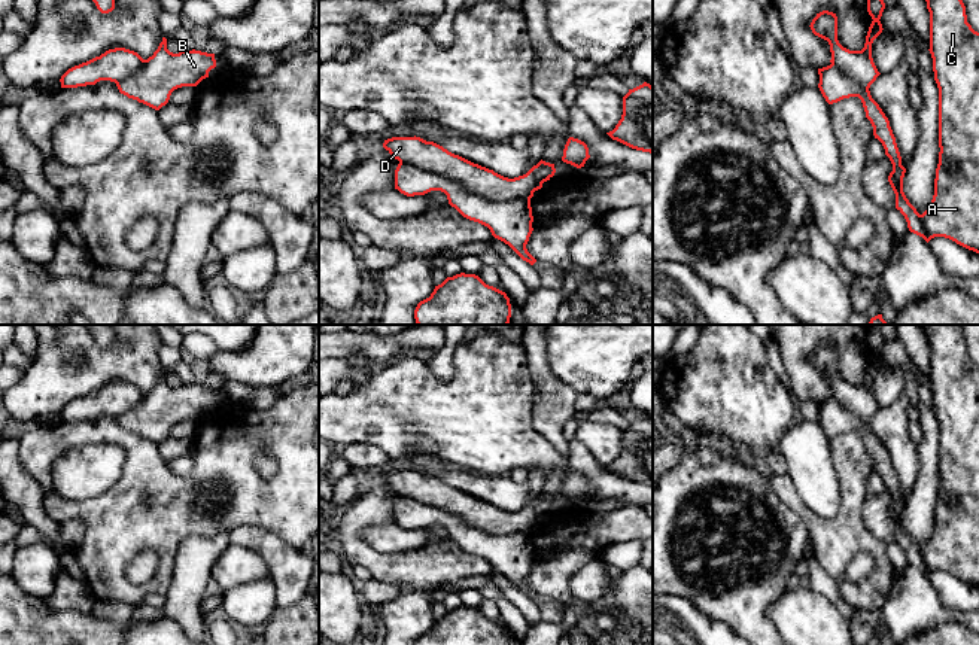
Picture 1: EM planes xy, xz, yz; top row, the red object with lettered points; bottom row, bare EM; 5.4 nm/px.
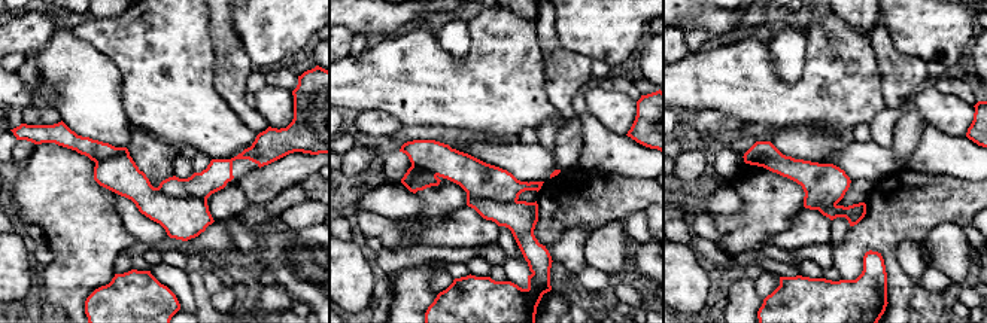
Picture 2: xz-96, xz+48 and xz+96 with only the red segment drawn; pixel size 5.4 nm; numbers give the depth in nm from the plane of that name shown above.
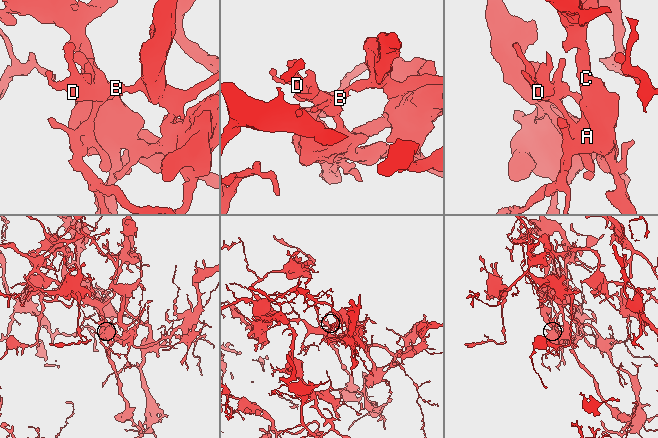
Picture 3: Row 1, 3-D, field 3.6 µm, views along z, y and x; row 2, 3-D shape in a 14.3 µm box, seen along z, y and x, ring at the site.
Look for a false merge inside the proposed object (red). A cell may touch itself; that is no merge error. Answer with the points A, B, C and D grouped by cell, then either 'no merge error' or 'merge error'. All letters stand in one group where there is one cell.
groups A C / B D; merge error

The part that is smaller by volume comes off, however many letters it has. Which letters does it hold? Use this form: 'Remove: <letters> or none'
Remove: B, D

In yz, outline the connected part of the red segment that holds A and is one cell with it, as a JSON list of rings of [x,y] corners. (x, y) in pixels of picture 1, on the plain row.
[[[924,325],[930,346],[930,387],[934,414],[939,422],[939,498],[934,529],[921,548],[925,566],[945,571],[979,587],[979,366],[967,356],[966,340],[960,325]]]

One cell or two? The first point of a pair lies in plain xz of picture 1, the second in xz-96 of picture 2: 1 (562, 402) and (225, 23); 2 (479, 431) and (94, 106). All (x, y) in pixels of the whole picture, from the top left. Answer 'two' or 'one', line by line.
1: one
2: two

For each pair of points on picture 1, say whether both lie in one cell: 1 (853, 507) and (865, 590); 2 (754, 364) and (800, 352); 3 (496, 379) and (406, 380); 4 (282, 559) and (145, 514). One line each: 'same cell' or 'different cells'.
1: same cell
2: different cells
3: same cell
4: different cells

